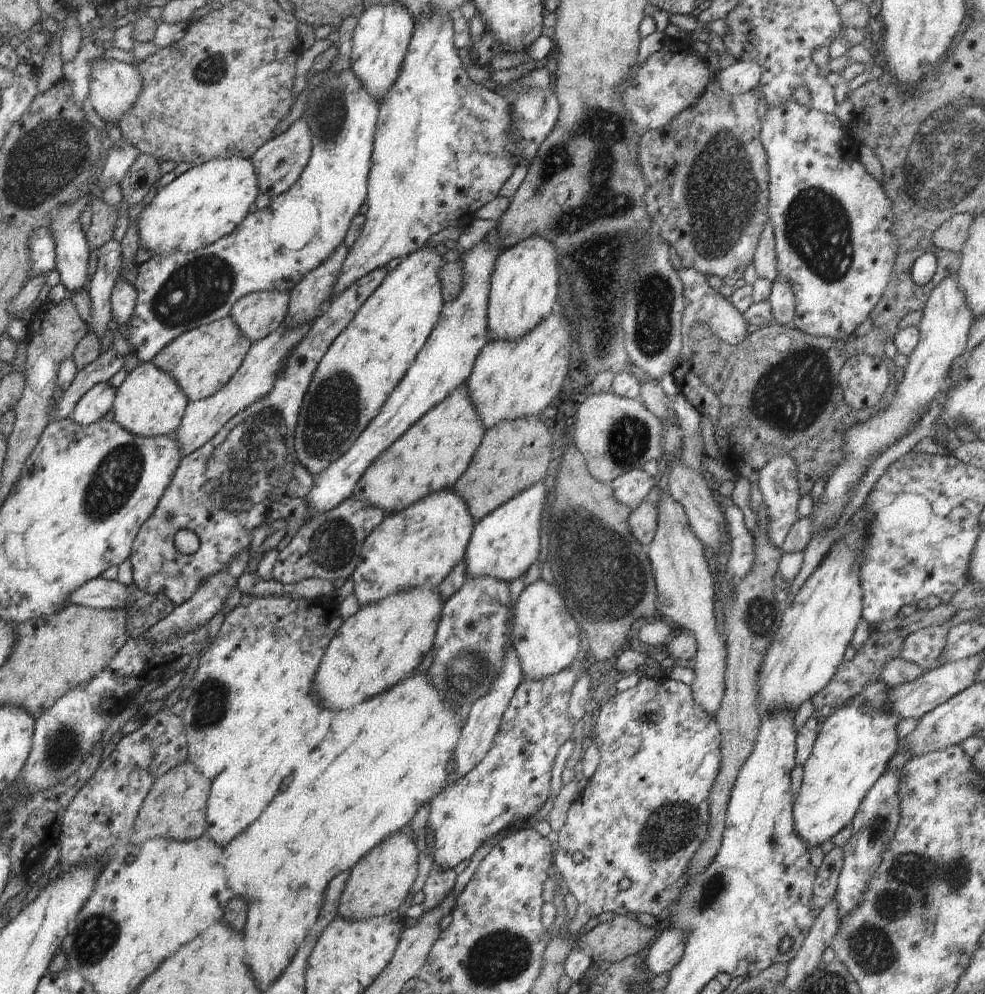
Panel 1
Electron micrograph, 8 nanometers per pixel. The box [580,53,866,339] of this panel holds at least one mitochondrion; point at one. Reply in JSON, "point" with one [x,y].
{"point":[723,185]}

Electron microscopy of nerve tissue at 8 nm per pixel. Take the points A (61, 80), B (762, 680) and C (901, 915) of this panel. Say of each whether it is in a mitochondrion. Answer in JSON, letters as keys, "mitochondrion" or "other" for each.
{"A":"other","B":"other","C":"mitochondrion"}

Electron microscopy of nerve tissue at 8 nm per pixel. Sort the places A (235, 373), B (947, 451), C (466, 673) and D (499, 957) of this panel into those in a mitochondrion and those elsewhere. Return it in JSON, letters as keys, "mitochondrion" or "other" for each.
{"A":"other","B":"other","C":"mitochondrion","D":"mitochondrion"}

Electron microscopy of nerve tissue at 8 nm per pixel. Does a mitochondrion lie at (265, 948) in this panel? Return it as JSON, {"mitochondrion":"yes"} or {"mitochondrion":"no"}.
{"mitochondrion":"no"}

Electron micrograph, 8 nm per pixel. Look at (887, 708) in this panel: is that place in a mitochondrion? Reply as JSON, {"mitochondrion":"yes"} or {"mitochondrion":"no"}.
{"mitochondrion":"no"}

